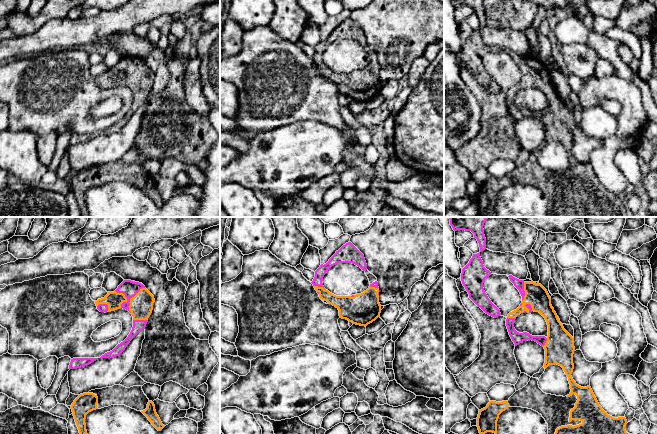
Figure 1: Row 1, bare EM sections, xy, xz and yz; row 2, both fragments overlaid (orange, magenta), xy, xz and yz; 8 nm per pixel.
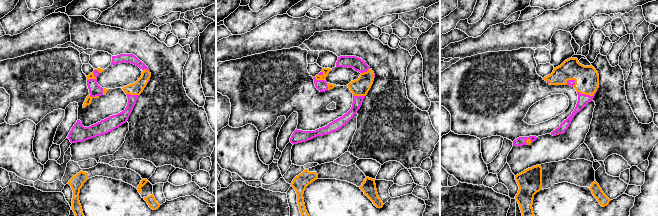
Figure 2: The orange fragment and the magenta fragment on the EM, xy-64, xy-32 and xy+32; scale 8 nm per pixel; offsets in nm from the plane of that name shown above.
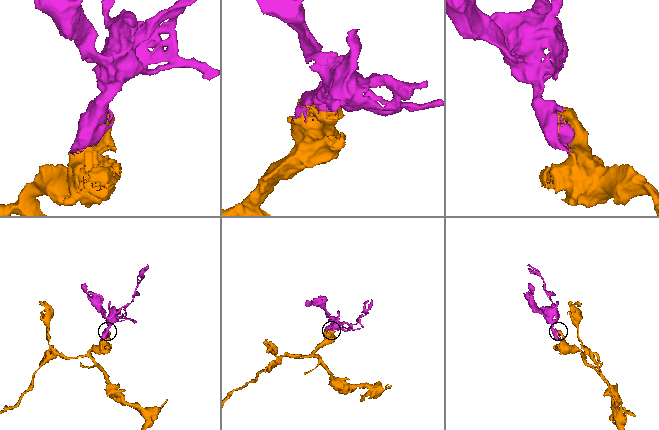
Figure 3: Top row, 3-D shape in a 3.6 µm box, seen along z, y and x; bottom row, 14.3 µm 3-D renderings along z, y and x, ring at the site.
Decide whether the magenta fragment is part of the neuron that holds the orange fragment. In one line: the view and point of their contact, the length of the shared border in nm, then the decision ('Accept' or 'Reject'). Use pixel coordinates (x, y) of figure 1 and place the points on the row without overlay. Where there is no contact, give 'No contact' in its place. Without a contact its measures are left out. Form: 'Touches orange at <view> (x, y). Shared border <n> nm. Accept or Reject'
Touches orange at xy (130, 75). Shared border 260 nm. Accept

